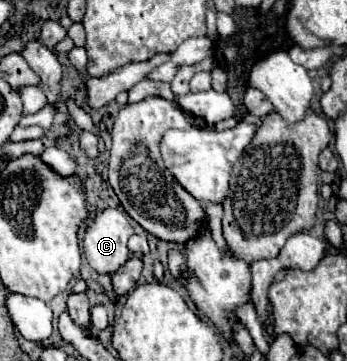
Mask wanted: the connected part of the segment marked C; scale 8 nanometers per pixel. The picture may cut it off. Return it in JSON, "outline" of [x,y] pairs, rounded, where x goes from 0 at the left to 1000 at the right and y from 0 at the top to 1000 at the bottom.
{"outline":[[[343,579],[285,584],[245,645],[245,712],[280,756],[331,756],[366,717],[366,662],[383,651],[383,629],[366,596]]]}

